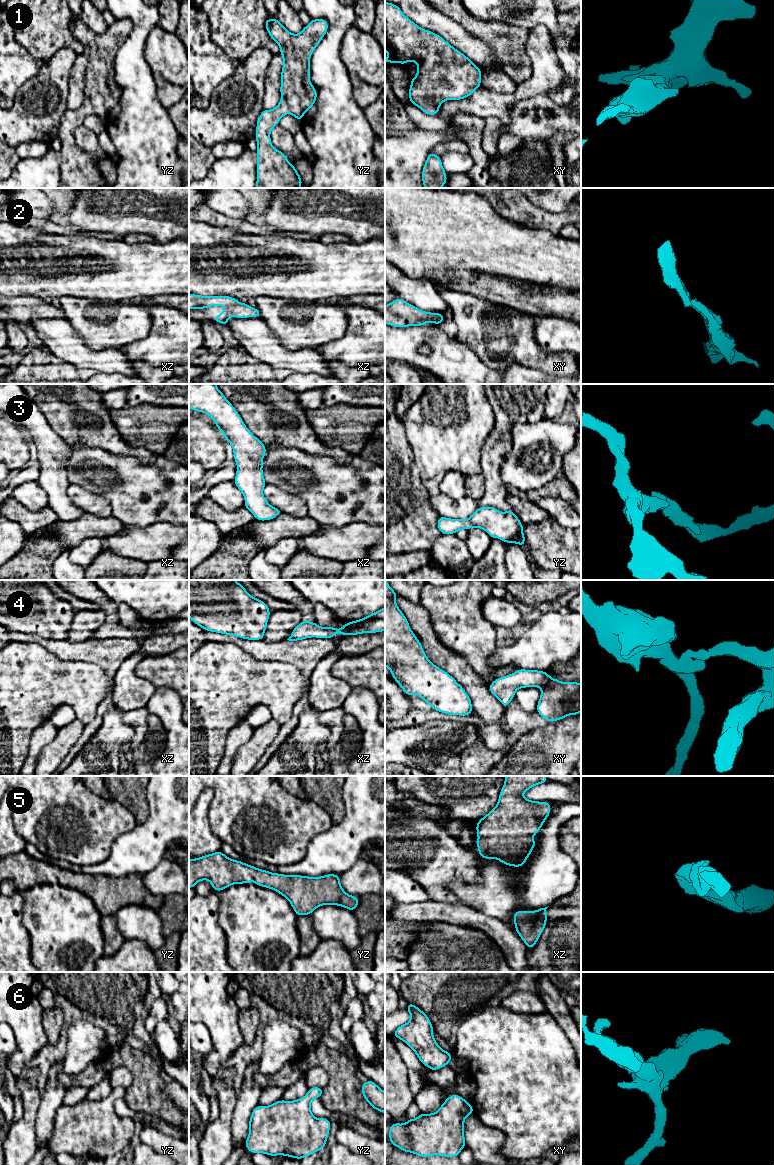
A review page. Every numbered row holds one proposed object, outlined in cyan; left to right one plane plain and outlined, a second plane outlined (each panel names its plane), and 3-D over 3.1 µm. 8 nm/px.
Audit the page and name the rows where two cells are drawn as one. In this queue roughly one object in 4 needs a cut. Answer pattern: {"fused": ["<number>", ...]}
{"fused": ["4"]}

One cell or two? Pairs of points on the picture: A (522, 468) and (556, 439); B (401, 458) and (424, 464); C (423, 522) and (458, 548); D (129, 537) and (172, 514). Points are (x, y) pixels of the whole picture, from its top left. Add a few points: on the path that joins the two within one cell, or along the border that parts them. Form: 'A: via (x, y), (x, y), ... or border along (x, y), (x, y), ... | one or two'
A: via (530, 460), (548, 442) | one
B: border along (406, 439), (422, 482) | two
C: border along (441, 534), (430, 550) | two
D: border along (178, 524), (153, 522), (143, 526), (135, 526) | two

